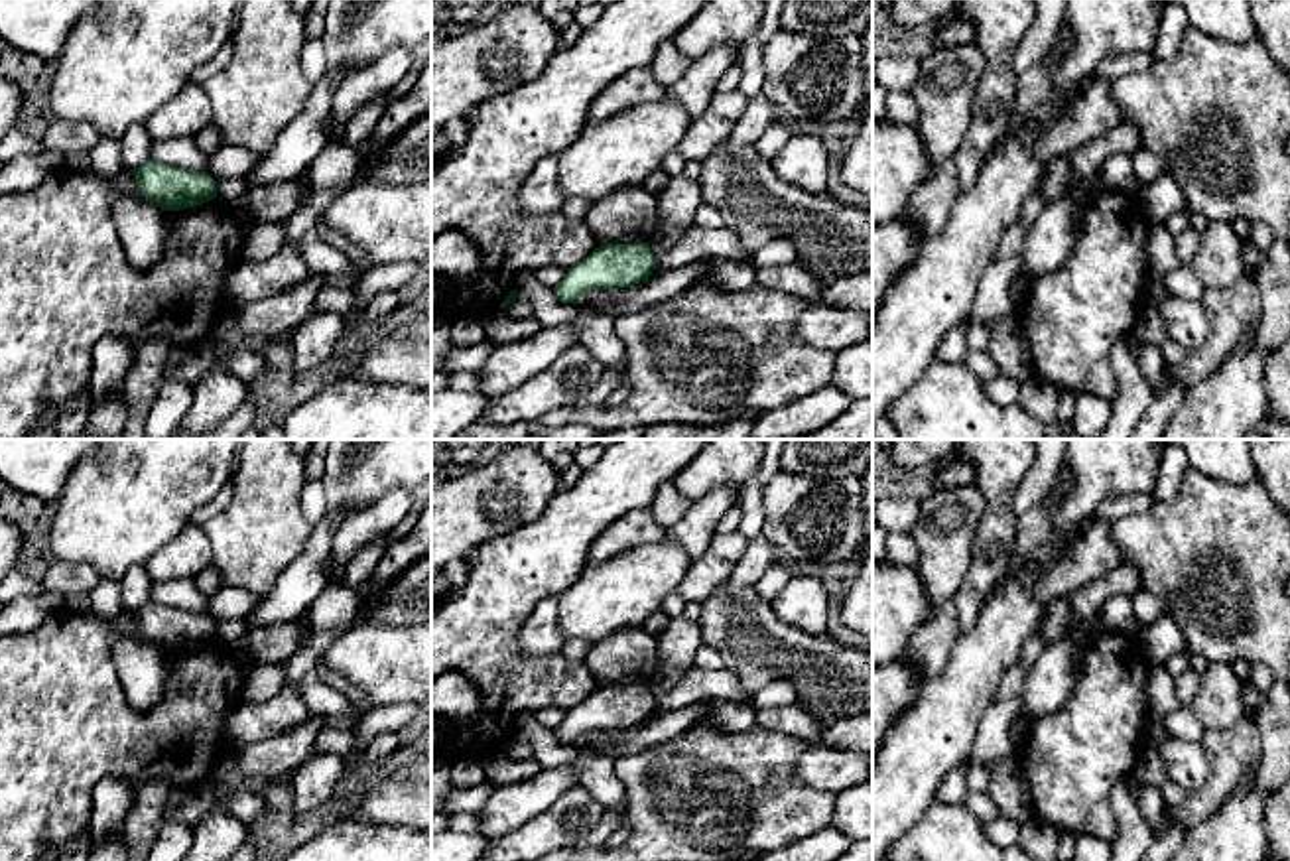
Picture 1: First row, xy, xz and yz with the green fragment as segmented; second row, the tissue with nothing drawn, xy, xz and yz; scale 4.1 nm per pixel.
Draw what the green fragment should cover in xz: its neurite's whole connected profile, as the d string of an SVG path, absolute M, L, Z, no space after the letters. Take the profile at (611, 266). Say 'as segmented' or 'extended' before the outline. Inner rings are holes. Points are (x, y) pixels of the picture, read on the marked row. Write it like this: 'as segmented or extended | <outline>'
as segmented | M646 242L601 244L587 258L567 268L553 292L559 301L575 305L585 292L630 288L648 280L656 268L656 254Z

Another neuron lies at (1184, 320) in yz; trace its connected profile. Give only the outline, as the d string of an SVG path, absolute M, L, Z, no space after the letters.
M1166 296L1154 305L1168 339L1188 351L1199 349L1207 337L1209 321L1201 301Z

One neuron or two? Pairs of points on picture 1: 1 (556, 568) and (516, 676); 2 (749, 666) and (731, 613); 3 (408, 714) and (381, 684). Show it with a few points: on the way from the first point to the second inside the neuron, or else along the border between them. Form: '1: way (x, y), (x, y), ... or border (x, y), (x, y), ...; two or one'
1: way (528, 592), (507, 613), (507, 649); one
2: way (749, 653), (749, 635), (743, 627); one
3: border (410, 702), (373, 708); two

